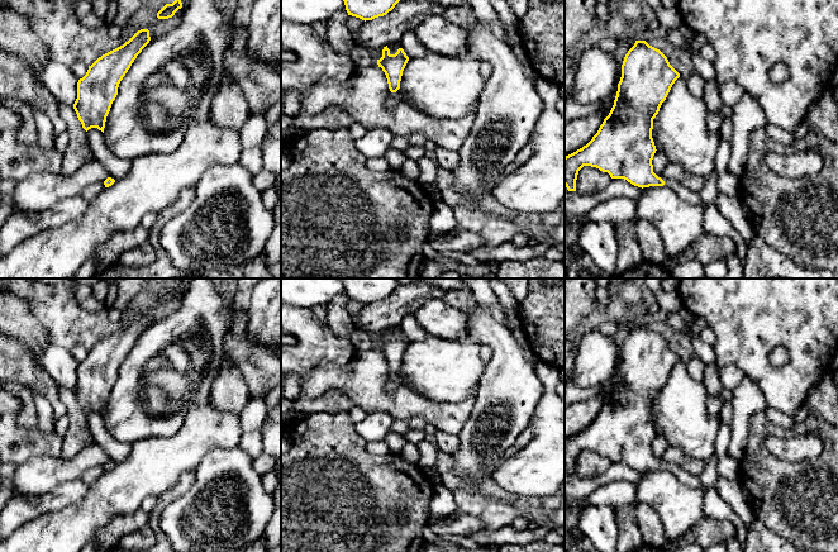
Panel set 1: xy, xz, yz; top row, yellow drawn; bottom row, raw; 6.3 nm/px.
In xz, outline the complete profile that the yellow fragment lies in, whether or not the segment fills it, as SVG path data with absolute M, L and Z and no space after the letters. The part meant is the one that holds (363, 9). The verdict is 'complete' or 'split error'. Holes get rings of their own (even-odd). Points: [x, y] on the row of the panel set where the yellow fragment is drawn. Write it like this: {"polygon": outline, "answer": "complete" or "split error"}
{"polygon": "M343 0L348 15L372 20L386 15L400 0Z", "answer": "complete"}

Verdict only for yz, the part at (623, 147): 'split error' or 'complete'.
split error

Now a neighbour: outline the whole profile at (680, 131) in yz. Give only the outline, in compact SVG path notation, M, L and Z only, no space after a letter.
M680 76L653 119L652 129L656 149L662 151L670 163L677 163L684 170L701 176L704 180L715 170L715 157L720 138L719 134L708 132L708 114L709 110L705 101L694 96L686 86L686 80Z

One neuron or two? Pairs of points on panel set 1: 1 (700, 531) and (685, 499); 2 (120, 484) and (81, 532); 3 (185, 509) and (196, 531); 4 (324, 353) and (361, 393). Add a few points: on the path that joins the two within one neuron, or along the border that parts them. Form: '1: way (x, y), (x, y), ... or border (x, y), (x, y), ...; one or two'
1: border (703, 515), (679, 538); two
2: way (110, 495), (85, 520); one
3: way (190, 514), (196, 520), (196, 526); one
4: border (356, 356), (343, 365), (318, 363), (306, 375); two

